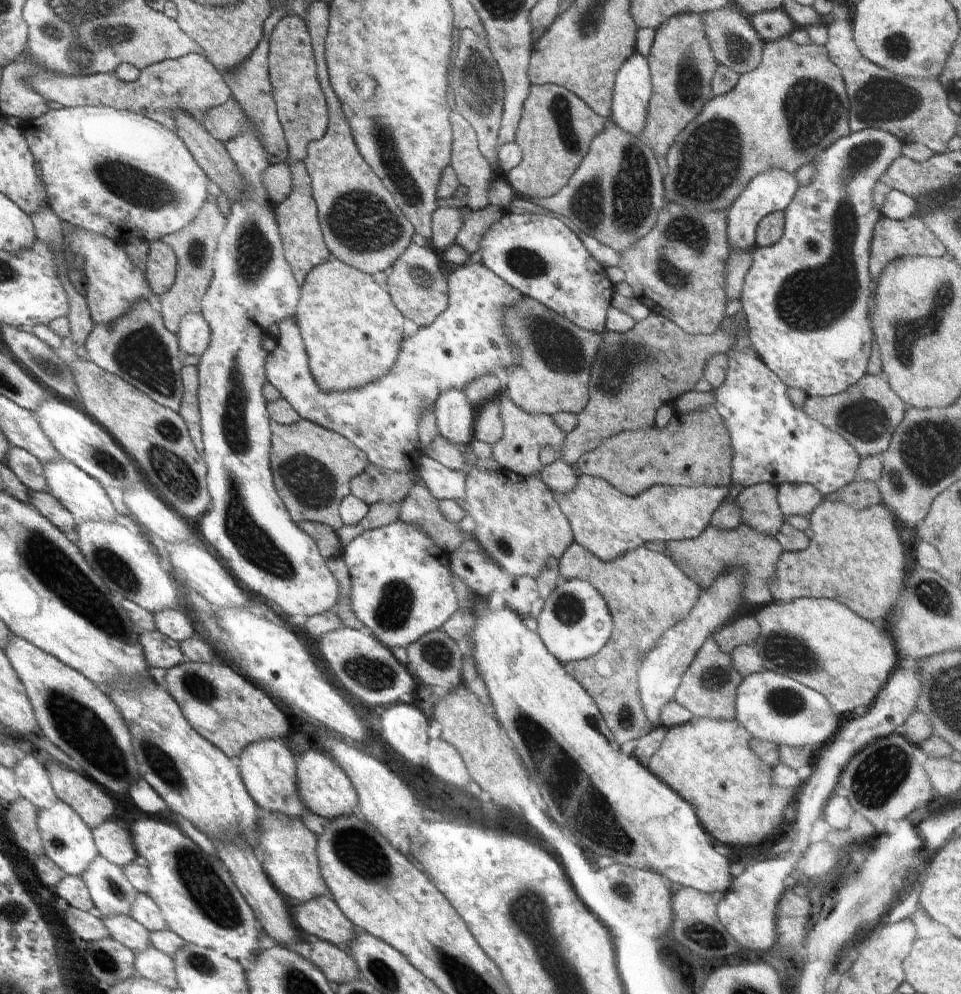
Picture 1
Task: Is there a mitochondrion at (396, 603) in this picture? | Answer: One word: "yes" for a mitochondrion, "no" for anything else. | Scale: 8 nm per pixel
yes

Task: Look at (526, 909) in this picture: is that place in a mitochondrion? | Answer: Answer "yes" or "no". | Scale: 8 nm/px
yes

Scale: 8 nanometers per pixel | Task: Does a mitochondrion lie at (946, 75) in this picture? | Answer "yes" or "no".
no

